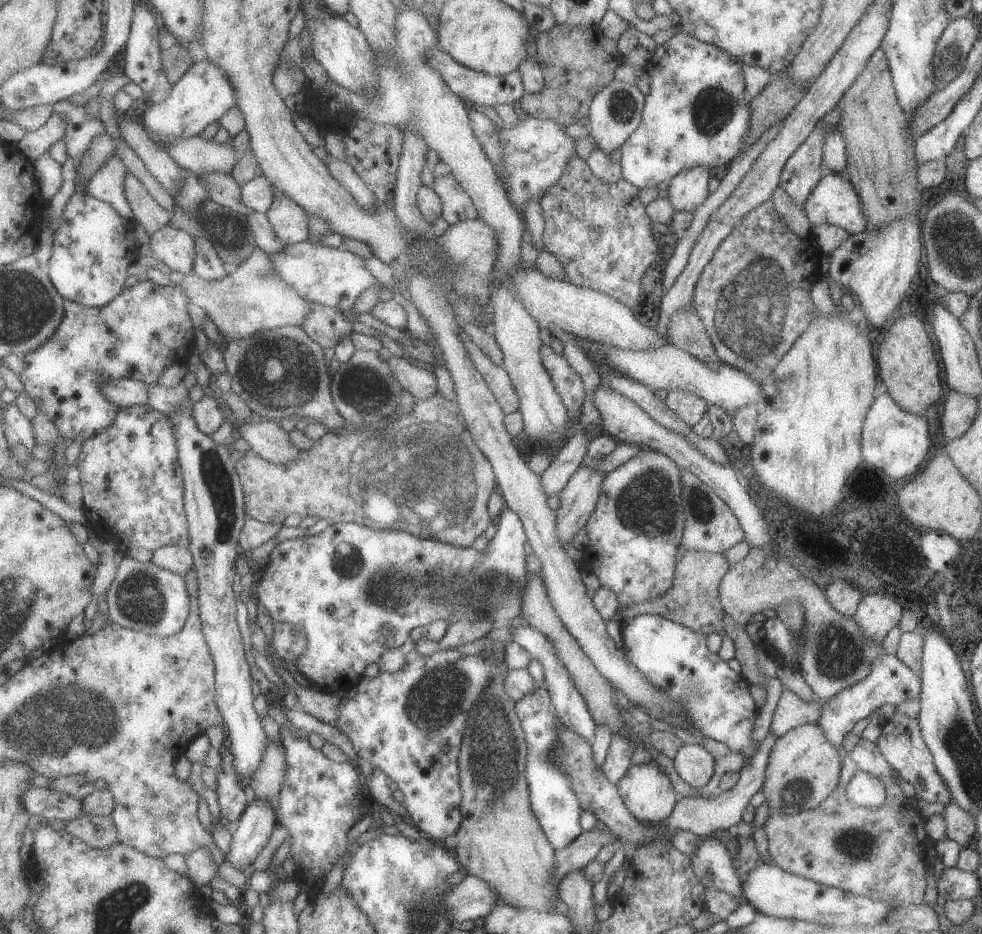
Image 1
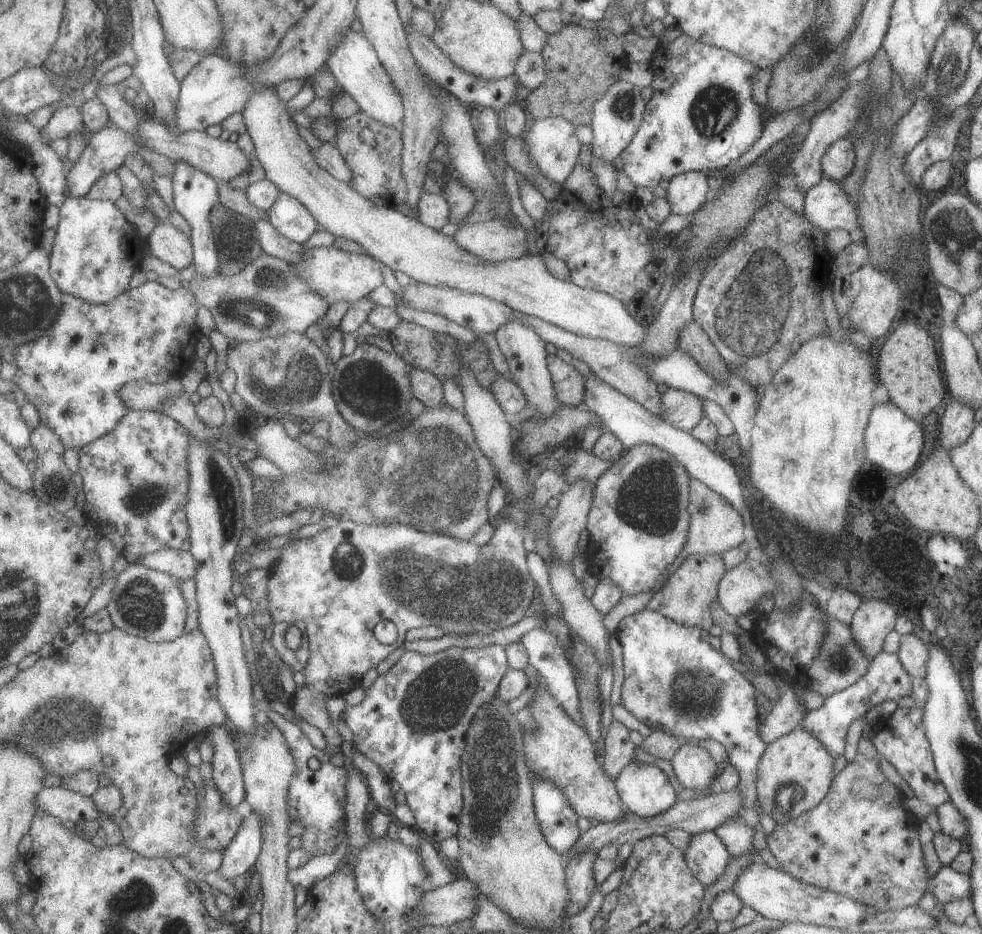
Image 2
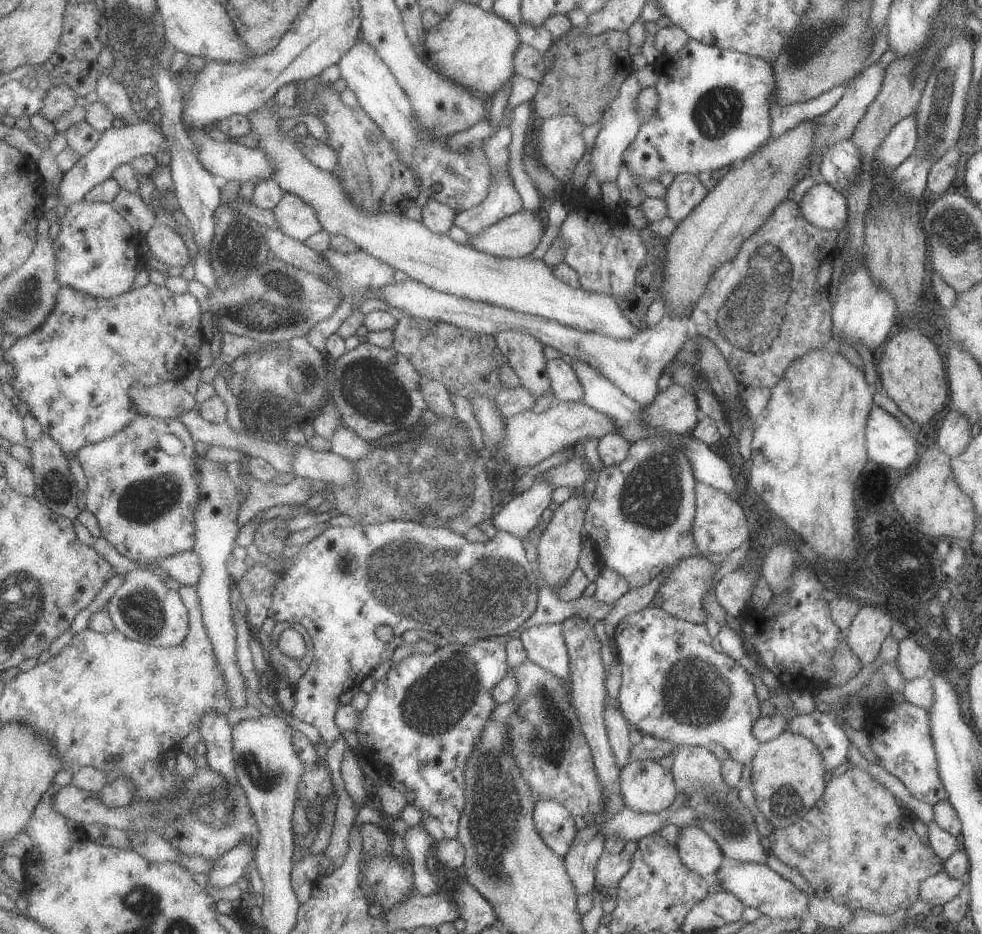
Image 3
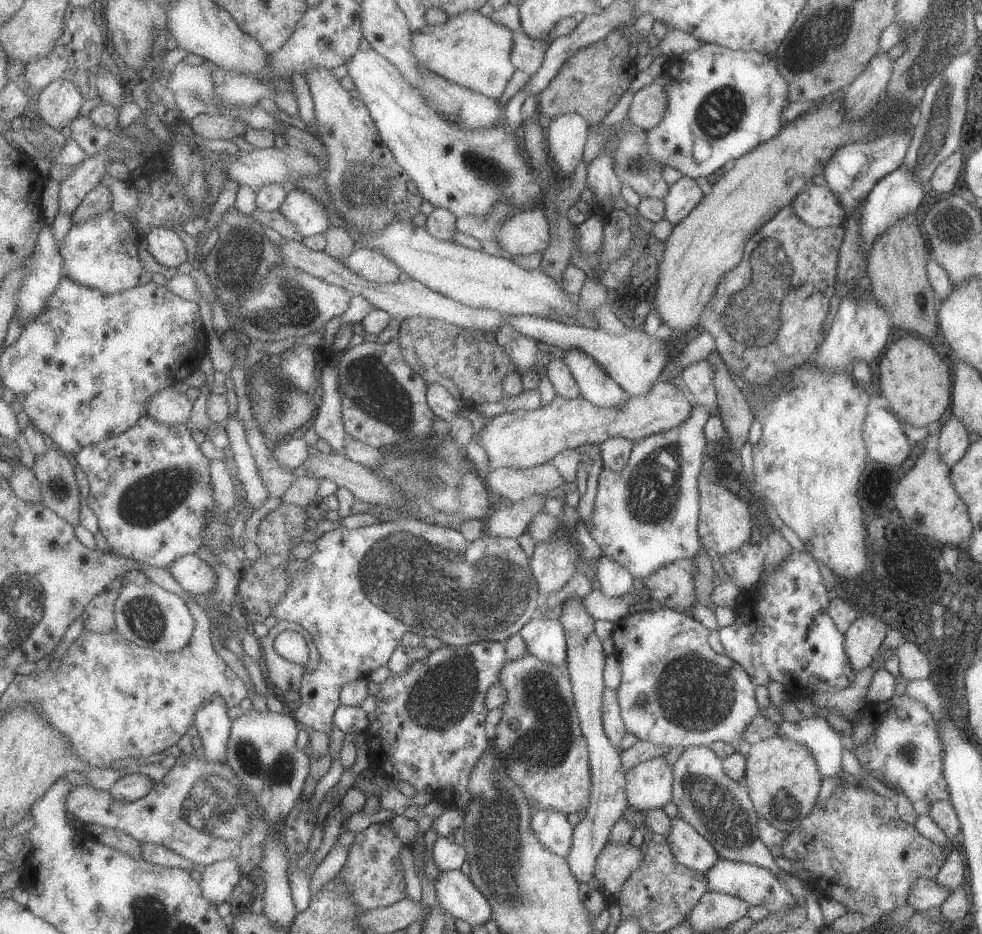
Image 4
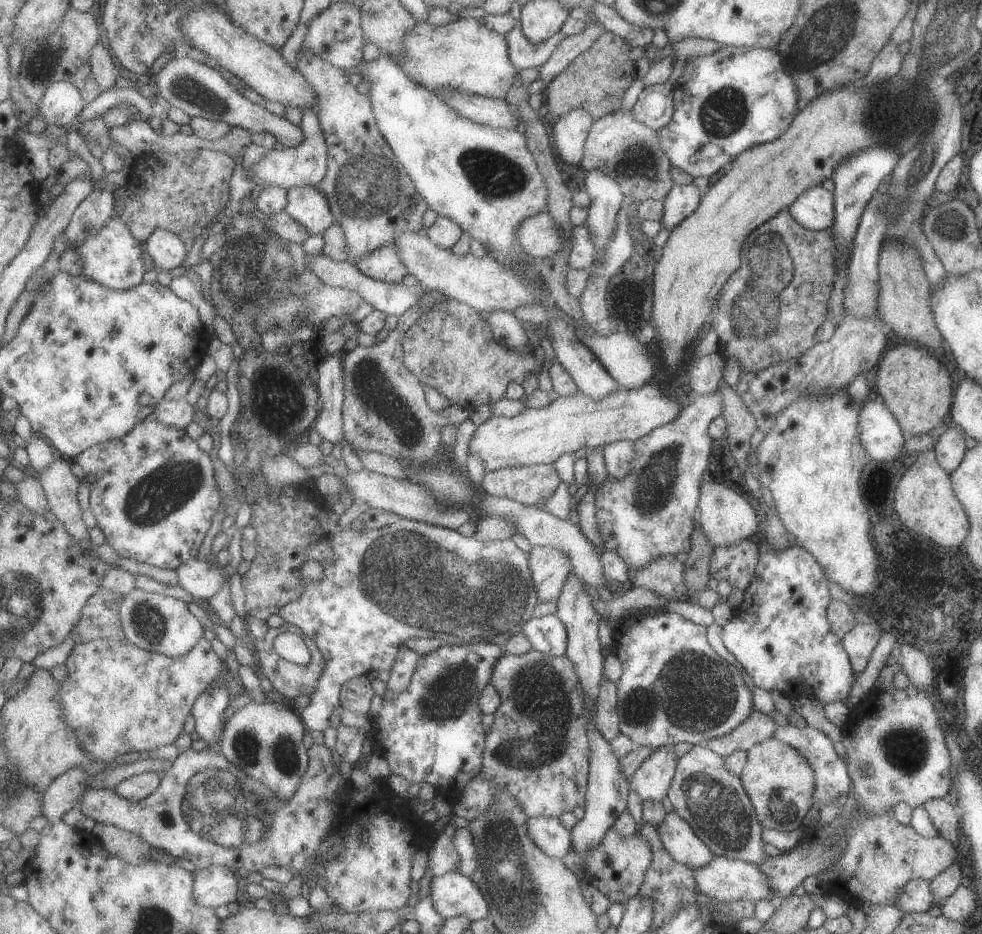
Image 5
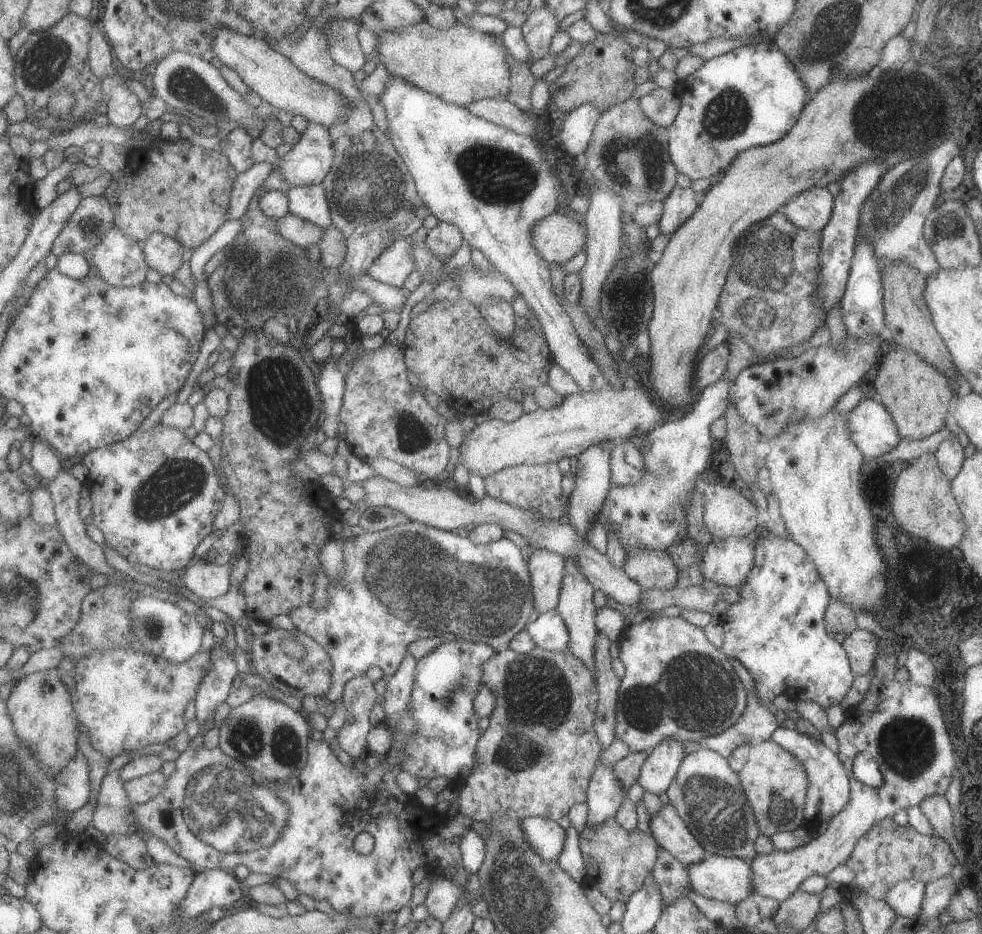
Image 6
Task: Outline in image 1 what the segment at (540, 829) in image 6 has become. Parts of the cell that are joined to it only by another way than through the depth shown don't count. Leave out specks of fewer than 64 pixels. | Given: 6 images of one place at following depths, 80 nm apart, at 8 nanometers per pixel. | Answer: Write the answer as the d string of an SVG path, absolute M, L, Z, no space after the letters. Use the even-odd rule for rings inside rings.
M545 686L514 702L514 710L524 730L529 750L526 754L526 782L529 786L530 806L547 840L554 850L562 849L581 834L580 808L566 775L554 766L554 742L557 718Z

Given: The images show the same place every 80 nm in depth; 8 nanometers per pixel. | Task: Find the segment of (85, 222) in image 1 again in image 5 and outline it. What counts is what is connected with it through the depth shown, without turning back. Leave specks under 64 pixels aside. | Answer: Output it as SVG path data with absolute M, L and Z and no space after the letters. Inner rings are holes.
M119 216L113 217L104 227L99 228L95 236L88 237L79 247L71 249L83 257L83 275L112 289L132 289L145 280L145 272L148 270L143 258L143 243L131 234L128 224Z

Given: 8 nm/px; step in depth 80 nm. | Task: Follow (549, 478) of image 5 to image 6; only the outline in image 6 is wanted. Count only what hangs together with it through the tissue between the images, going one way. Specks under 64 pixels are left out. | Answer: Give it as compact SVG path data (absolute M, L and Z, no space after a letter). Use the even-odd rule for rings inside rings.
M557 463L542 465L515 465L498 470L489 477L484 478L486 495L492 499L504 502L516 509L538 513L543 519L566 525L568 517L567 498L564 497L560 485L562 475Z

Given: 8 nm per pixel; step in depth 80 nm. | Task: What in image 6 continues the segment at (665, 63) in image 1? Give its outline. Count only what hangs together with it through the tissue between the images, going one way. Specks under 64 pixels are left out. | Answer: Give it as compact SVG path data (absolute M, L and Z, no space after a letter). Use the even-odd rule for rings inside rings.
M771 42L749 44L711 57L679 83L675 90L680 107L673 122L666 128L667 152L676 172L685 174L689 180L711 178L721 170L727 170L738 152L783 138L810 98L794 66Z

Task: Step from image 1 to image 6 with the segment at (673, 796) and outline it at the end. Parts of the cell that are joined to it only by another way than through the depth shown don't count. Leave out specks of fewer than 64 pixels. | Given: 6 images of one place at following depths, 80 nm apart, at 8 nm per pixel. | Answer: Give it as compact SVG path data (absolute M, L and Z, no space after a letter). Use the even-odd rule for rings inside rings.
M673 737L659 741L647 753L637 782L642 789L657 796L665 792L685 756L682 742Z

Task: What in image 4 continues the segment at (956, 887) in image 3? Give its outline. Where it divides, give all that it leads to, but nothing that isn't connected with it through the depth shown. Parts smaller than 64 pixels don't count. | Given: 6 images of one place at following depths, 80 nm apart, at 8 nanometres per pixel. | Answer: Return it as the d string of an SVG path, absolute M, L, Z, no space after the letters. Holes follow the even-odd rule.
M917 877L910 886L906 904L917 912L926 913L931 906L939 906L950 892L937 885L934 879Z

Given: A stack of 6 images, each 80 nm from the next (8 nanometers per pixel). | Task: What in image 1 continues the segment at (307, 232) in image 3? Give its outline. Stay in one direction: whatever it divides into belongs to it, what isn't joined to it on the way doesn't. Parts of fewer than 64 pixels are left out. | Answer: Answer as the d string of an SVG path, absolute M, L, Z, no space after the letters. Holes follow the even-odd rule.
M287 194L277 196L267 214L283 242L294 245L310 240L312 216L294 198Z

